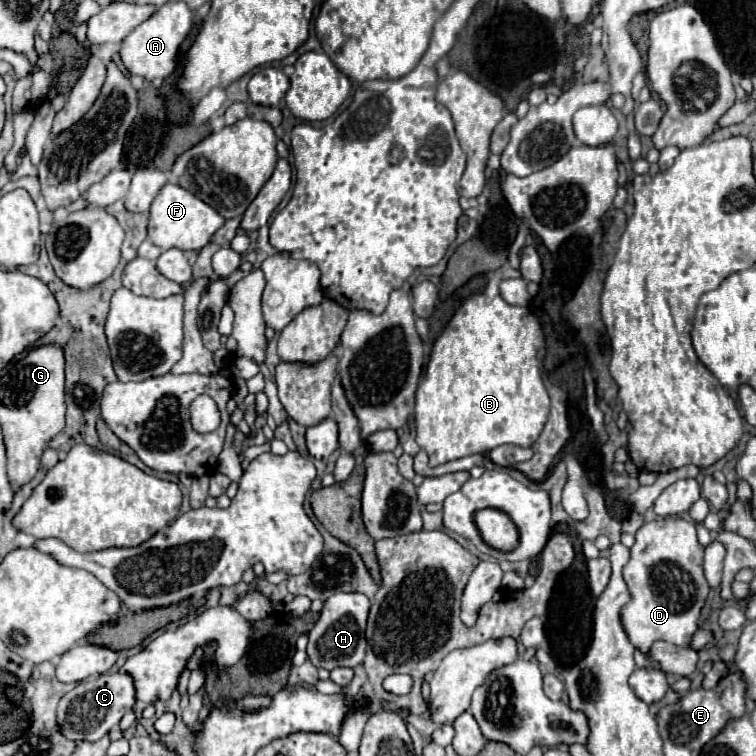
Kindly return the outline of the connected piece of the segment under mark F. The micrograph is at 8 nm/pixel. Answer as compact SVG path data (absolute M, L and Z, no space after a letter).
M167 183L159 195L155 197L153 205L151 205L151 217L149 217L149 239L165 249L177 247L183 251L199 251L203 249L211 237L215 235L215 231L225 223L225 219L207 203L203 203L199 197L195 197L193 193L189 193L187 189Z

